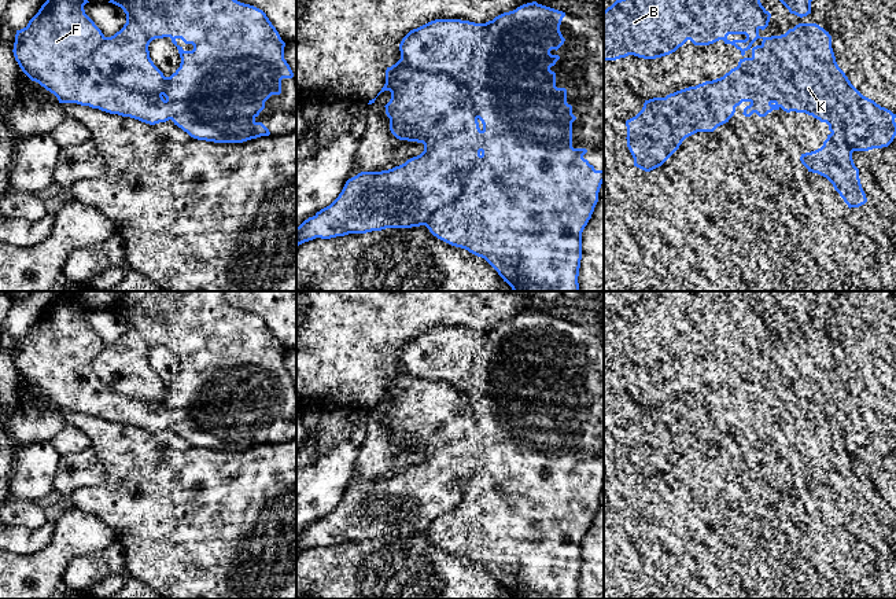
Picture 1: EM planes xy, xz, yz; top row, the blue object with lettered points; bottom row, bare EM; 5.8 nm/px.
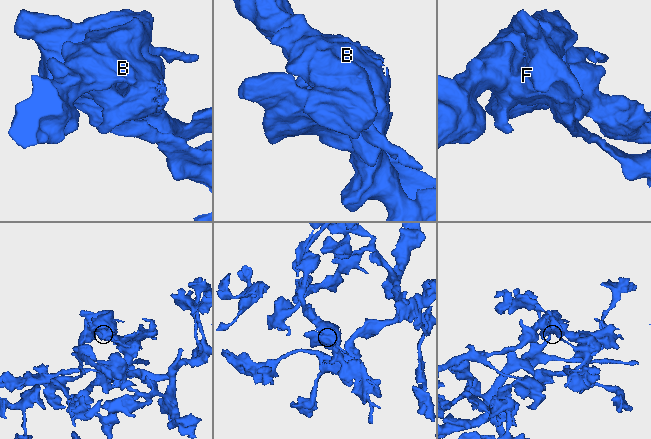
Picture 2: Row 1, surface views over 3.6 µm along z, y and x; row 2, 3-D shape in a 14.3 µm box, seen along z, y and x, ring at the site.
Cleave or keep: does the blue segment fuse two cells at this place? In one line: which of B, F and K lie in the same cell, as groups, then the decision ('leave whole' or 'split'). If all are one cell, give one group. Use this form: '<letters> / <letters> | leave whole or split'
B K / F | split

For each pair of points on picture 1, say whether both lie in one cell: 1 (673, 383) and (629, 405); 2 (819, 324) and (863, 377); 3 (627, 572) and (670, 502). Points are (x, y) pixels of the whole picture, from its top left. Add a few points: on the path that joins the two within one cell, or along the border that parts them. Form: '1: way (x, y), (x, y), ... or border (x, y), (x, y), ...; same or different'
1: border (618, 390), (629, 390), (644, 408); different
2: border (833, 305), (832, 315), (825, 327); different
3: border (619, 526), (663, 573); different

